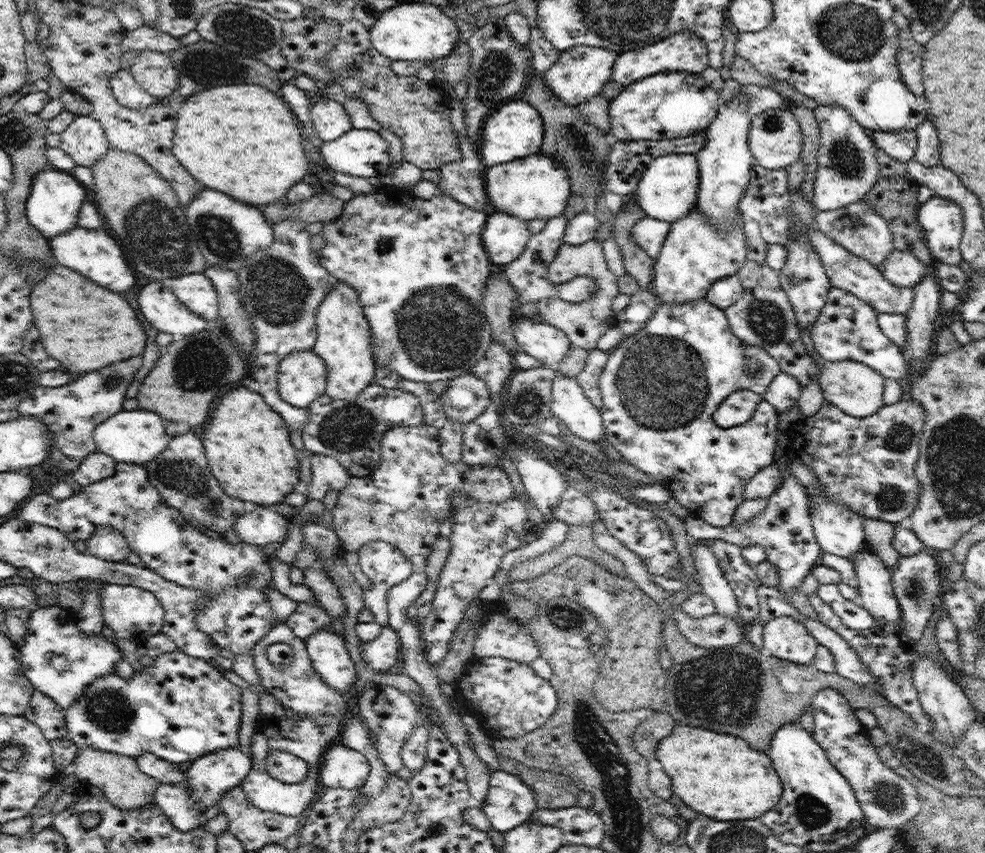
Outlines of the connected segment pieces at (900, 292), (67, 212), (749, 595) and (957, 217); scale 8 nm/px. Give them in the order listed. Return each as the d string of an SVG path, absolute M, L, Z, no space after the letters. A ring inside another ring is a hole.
M812 227L805 228L805 236L810 241L816 254L820 257L824 270L830 279L831 285L841 288L846 292L858 297L859 300L868 302L879 314L900 314L904 318L908 318L908 312L912 308L914 301L914 287L899 287L892 284L873 264L866 259L850 254L843 246L840 246L835 240L826 236L821 230Z
M47 167L35 176L31 193L26 201L26 214L30 224L48 239L64 234L79 224L79 212L86 201L86 190L75 177L61 169Z
M715 540L710 543L711 549L718 559L726 581L737 596L740 622L746 625L759 616L759 600L757 590L760 580L742 554L742 547L726 540Z
M934 195L921 203L918 222L926 235L926 244L936 261L958 265L962 262L960 243L964 223L961 206L948 198Z

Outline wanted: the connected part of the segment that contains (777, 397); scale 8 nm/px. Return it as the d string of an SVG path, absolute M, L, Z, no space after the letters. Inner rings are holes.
M779 373L763 394L763 400L768 401L779 412L784 412L796 404L800 398L802 387L798 380L790 374Z

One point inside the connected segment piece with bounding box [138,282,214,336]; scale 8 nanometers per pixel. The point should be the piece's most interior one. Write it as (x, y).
(166, 313)

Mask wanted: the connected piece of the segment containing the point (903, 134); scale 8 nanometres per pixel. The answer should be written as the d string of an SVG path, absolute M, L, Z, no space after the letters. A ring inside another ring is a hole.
M893 130L892 132L871 132L877 148L882 149L888 156L908 163L915 158L917 136L912 130Z

